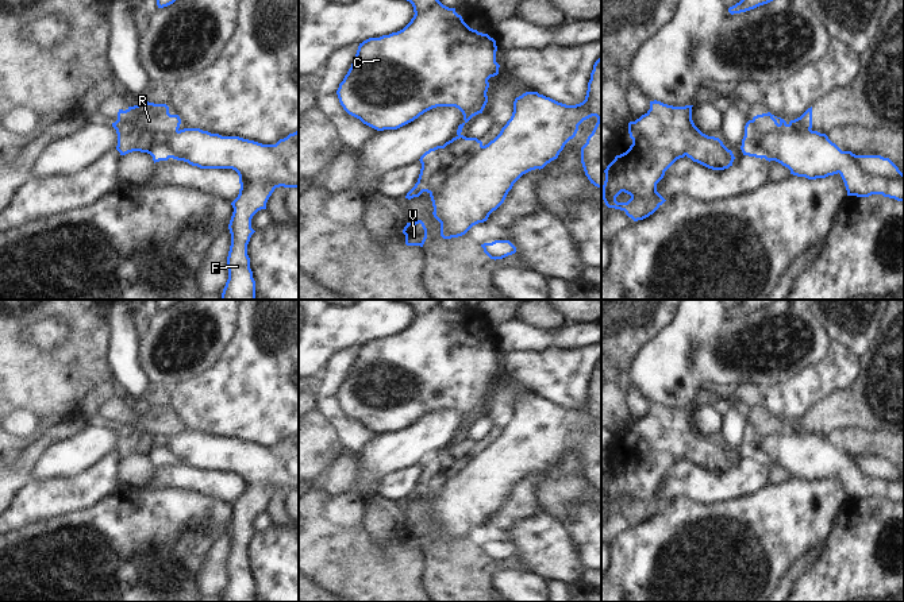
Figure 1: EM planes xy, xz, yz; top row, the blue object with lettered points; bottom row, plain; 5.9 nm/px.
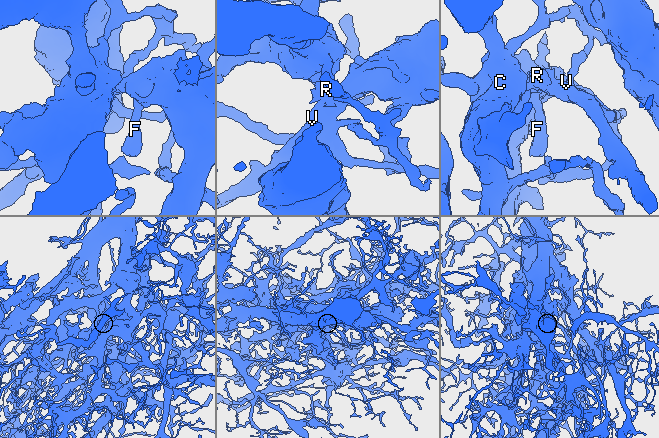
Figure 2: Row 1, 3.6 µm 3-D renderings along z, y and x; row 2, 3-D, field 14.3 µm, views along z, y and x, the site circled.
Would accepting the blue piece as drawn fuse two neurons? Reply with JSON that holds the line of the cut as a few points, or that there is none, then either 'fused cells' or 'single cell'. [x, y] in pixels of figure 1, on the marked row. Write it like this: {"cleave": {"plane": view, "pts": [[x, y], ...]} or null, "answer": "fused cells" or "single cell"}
{"cleave": {"plane": "yz", "pts": [[810, 128], [780, 128], [766, 132], [761, 139], [762, 157]]}, "answer": "fused cells"}

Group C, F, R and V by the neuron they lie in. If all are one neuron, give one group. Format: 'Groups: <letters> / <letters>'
Groups: C F V / R.

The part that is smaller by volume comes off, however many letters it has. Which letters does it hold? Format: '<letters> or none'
R.

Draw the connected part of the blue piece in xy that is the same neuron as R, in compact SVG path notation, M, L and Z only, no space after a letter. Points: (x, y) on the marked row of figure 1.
M141 101L138 105L119 109L112 127L118 134L116 150L120 155L132 151L147 153L154 163L170 158L166 143L178 131L181 119L170 115L166 104Z

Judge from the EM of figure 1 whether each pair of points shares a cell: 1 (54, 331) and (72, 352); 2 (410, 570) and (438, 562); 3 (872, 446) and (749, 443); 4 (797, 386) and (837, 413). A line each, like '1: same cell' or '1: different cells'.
1: different cells
2: different cells
3: different cells
4: different cells

